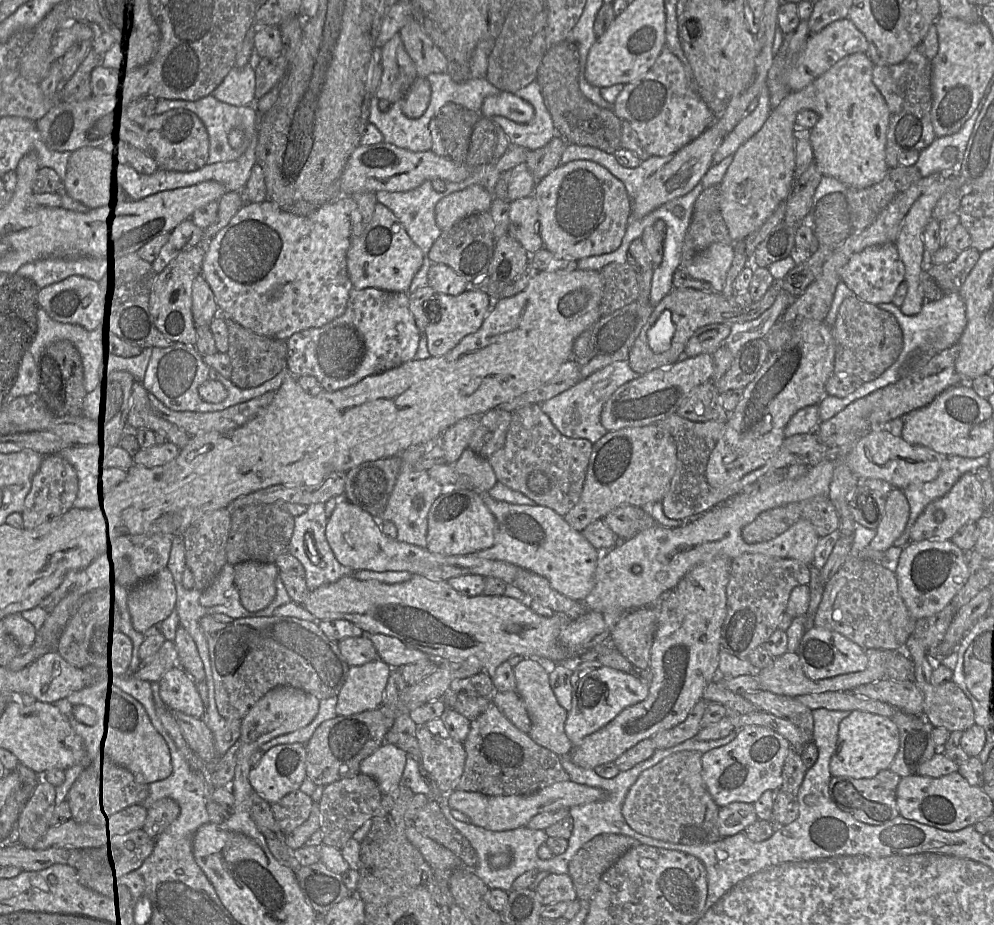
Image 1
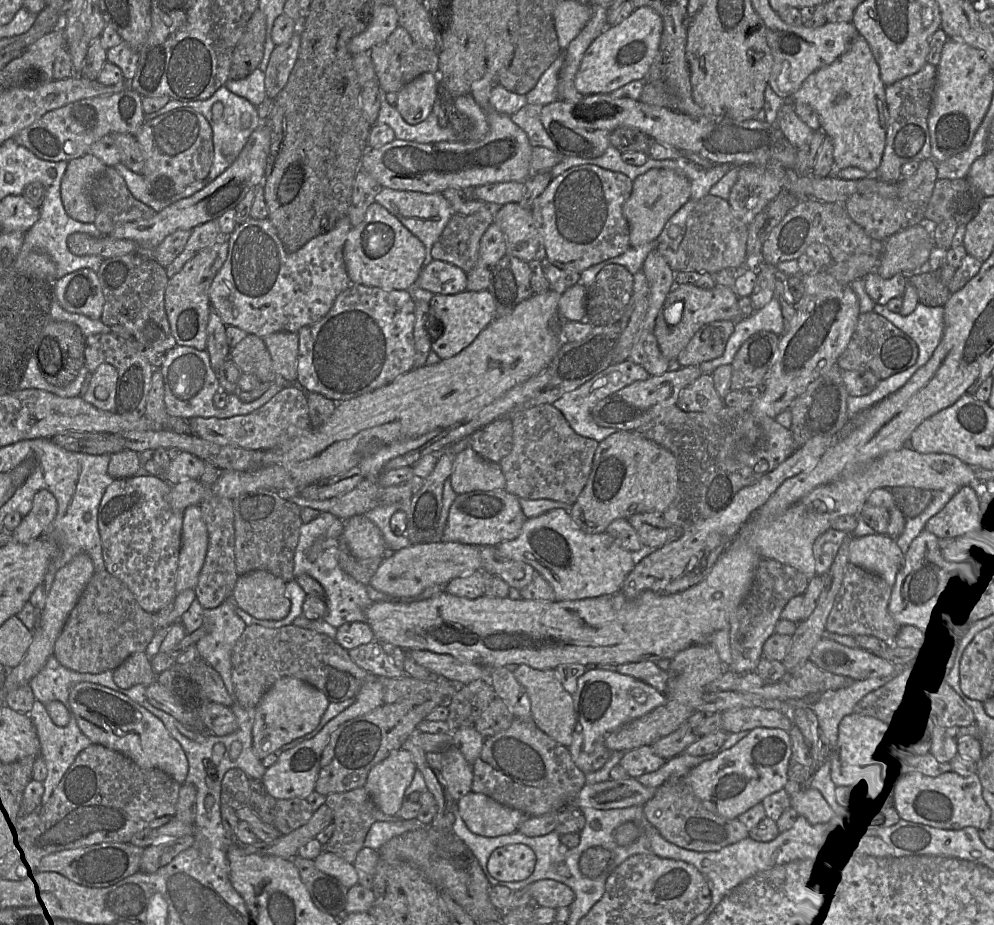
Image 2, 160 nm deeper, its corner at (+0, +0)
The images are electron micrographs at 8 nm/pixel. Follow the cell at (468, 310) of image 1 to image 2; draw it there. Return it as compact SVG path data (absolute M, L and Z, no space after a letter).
M465 290L453 295L434 295L429 305L428 325L432 320L437 319L438 322L437 316L445 326L445 334L432 343L432 349L443 360L459 354L476 339L480 332L496 318L496 306L488 290L479 292Z

